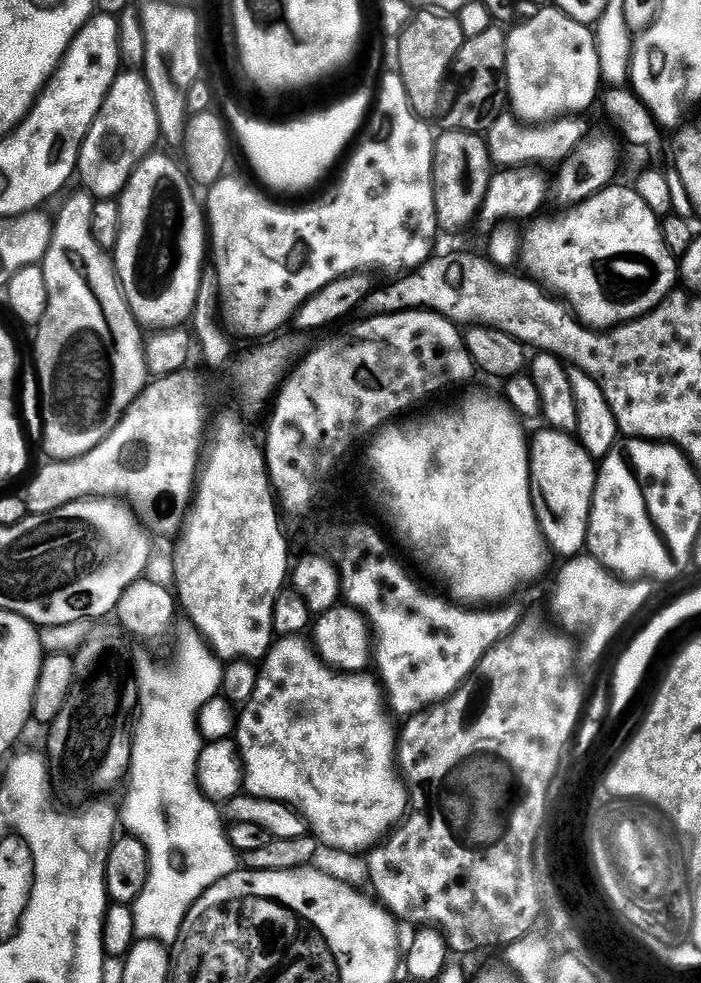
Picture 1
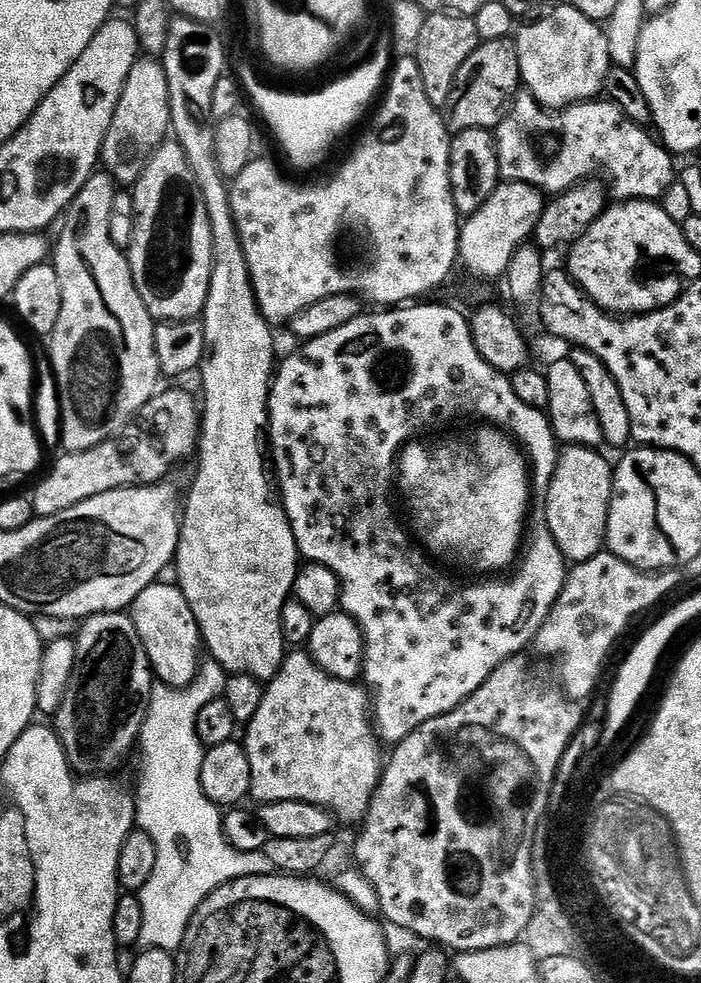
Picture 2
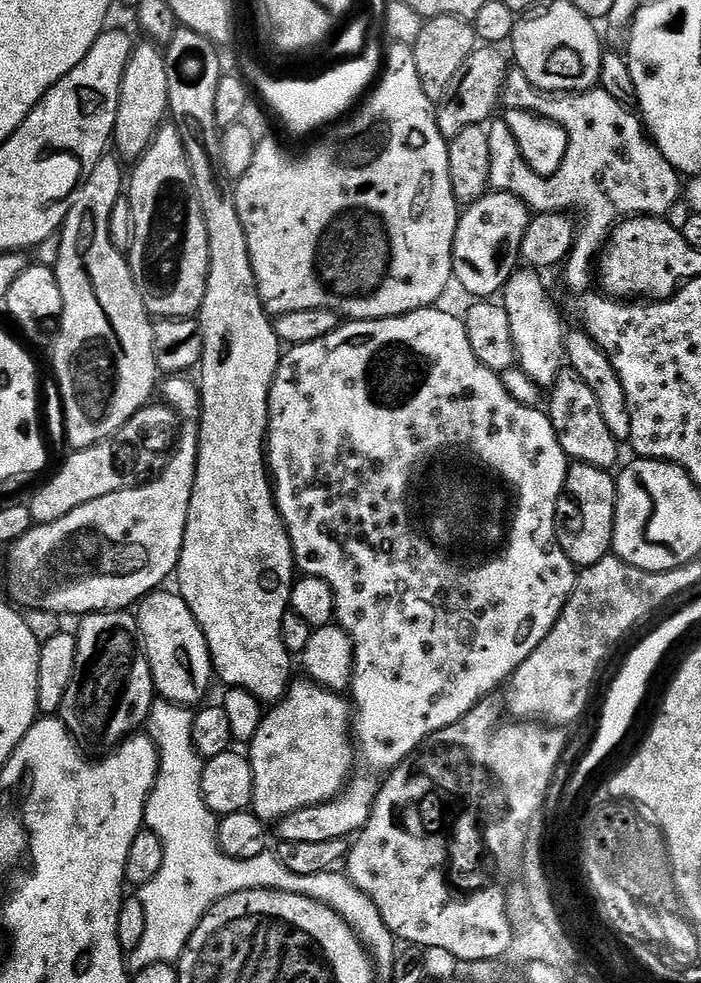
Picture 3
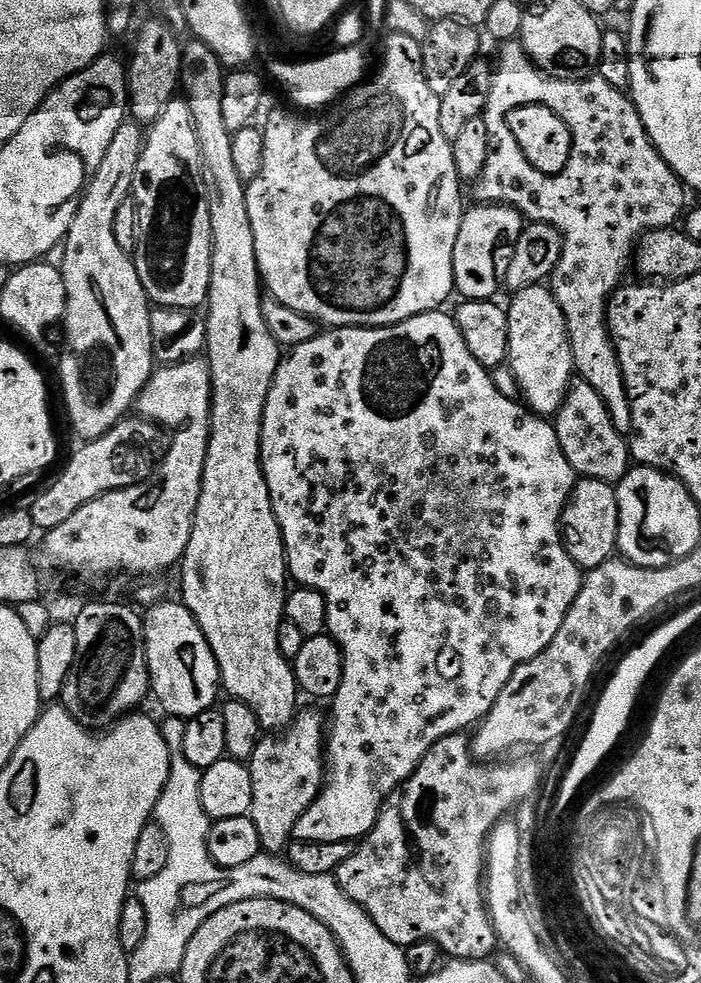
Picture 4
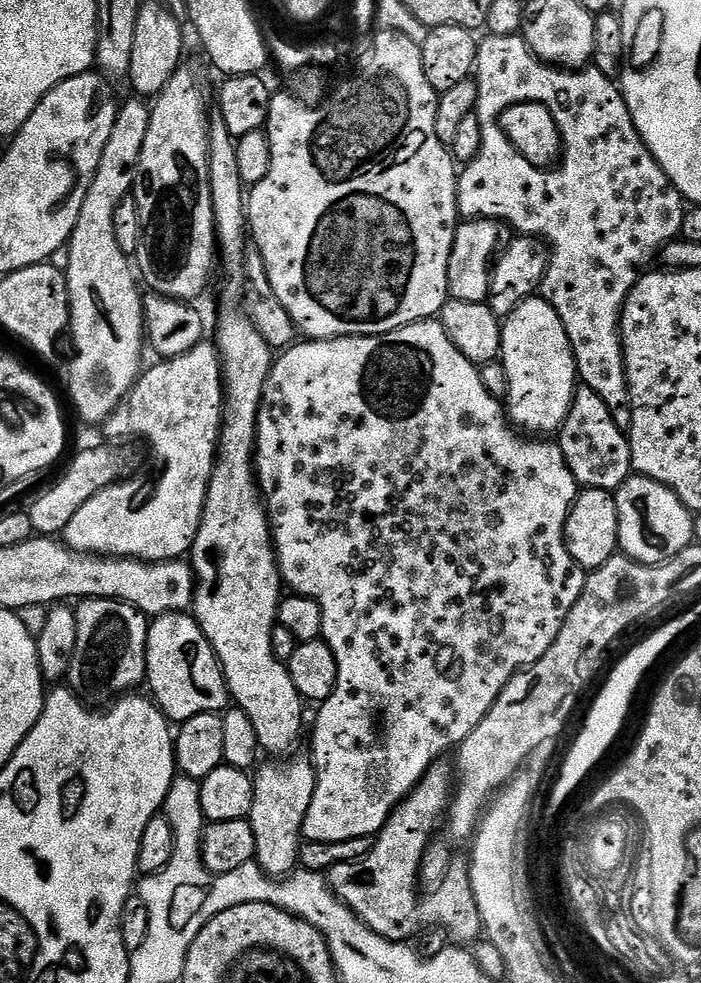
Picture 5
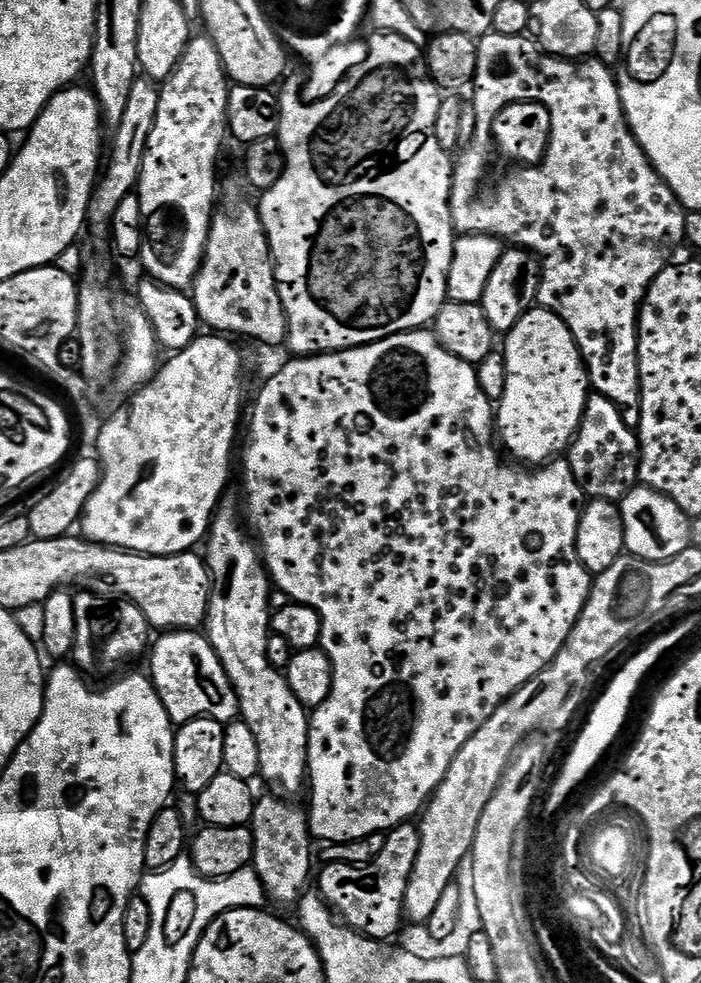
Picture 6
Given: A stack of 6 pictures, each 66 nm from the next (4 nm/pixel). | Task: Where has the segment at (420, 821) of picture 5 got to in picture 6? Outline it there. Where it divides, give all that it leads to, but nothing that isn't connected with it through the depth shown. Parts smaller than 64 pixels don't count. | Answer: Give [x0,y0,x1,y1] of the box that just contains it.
[318,823,420,942]

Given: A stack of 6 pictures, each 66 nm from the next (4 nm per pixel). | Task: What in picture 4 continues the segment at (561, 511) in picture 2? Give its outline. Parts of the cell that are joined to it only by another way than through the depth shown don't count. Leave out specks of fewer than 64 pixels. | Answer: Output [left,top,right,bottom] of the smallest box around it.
[560,479,618,570]

